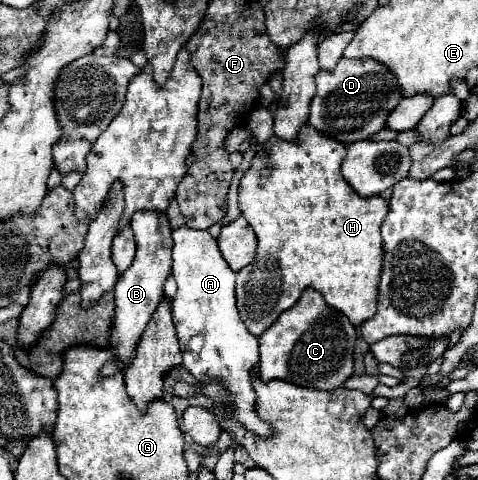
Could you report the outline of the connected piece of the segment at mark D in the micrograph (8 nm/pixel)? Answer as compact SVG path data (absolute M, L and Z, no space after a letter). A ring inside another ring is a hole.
M341 58L333 70L319 70L315 82L317 92L311 102L309 124L343 144L367 140L385 130L385 118L403 100L393 72L373 58Z

